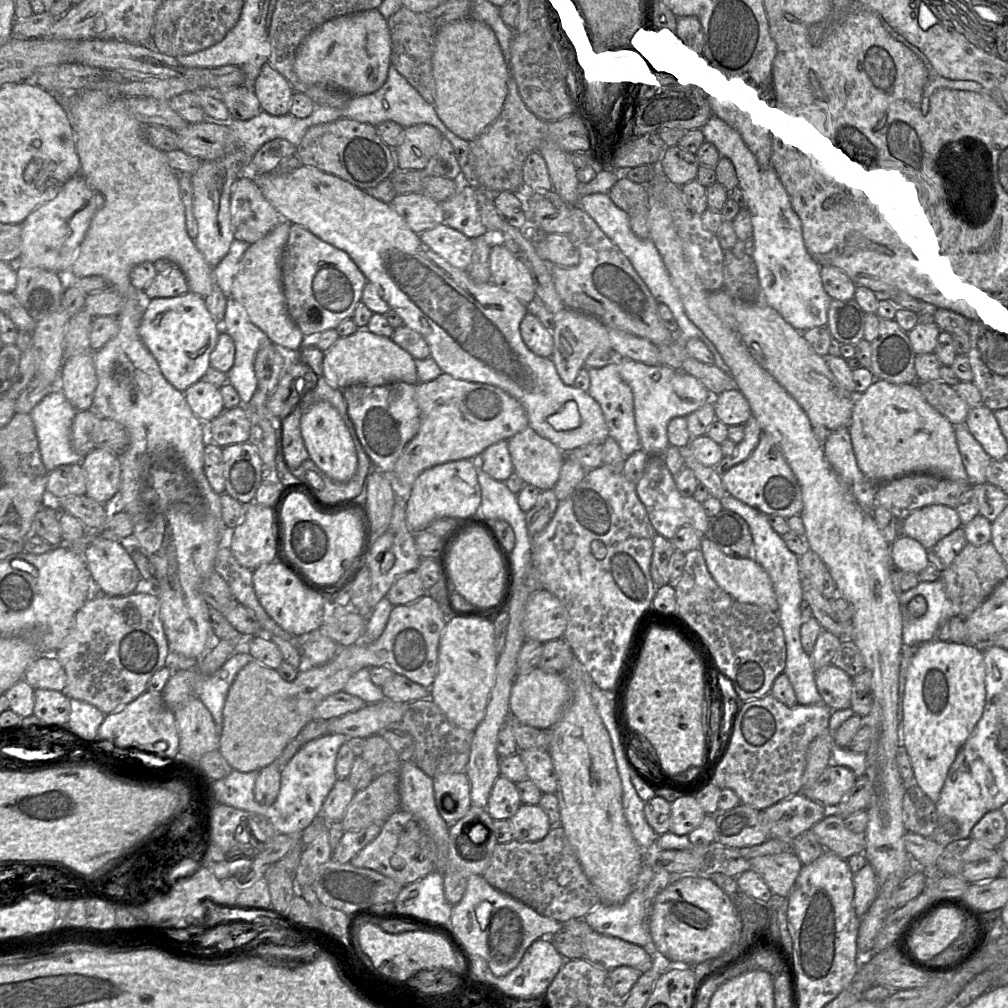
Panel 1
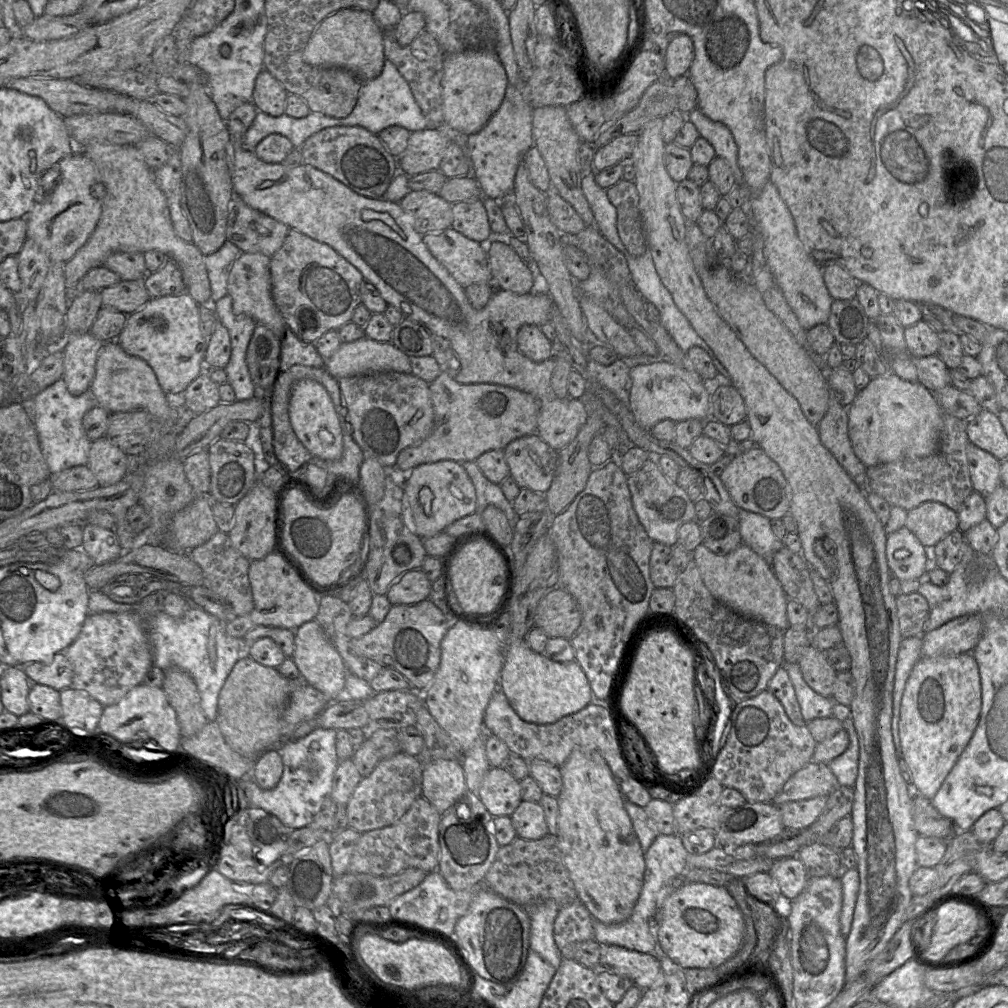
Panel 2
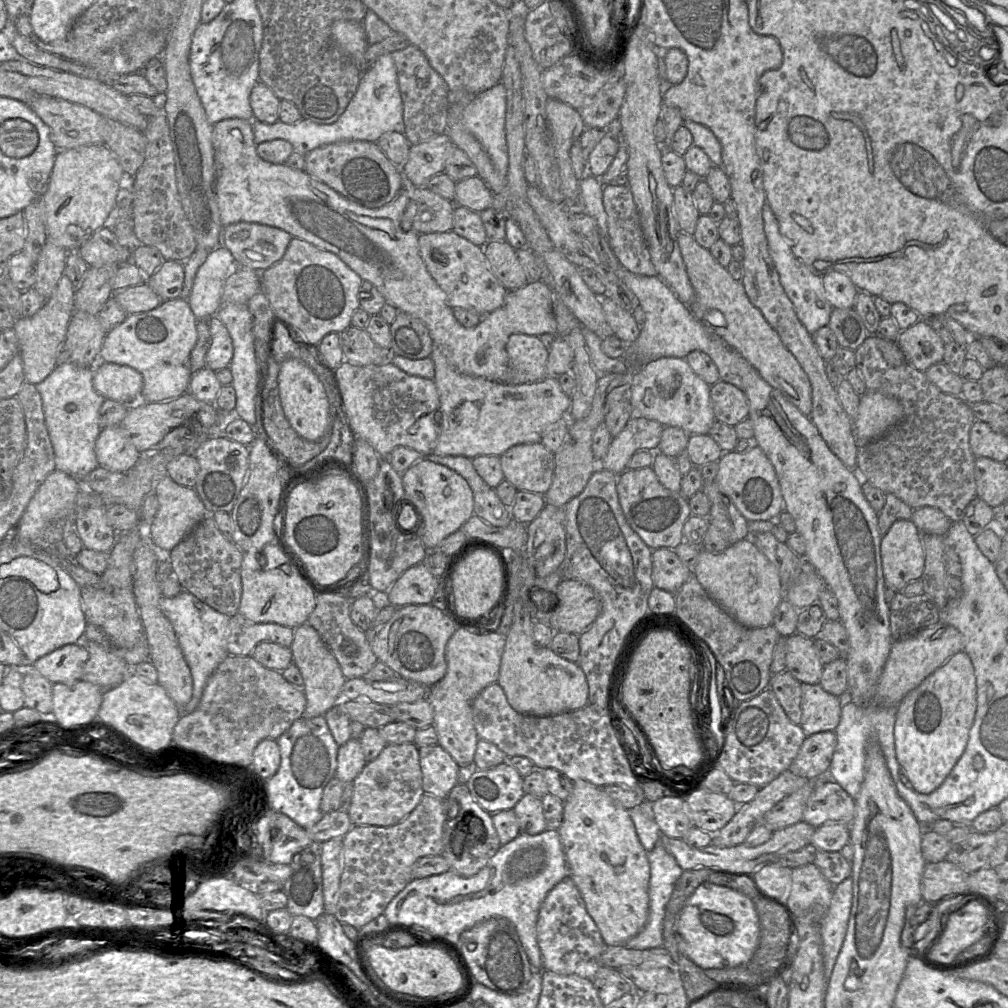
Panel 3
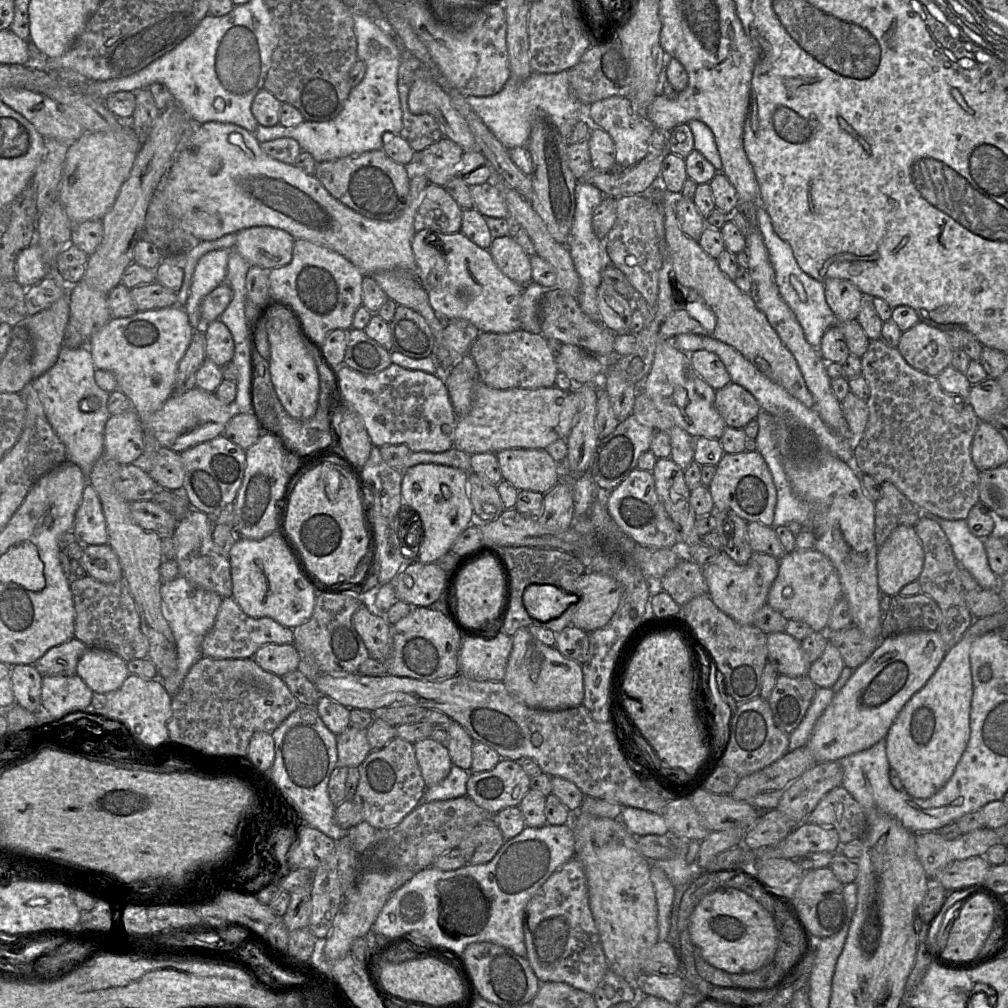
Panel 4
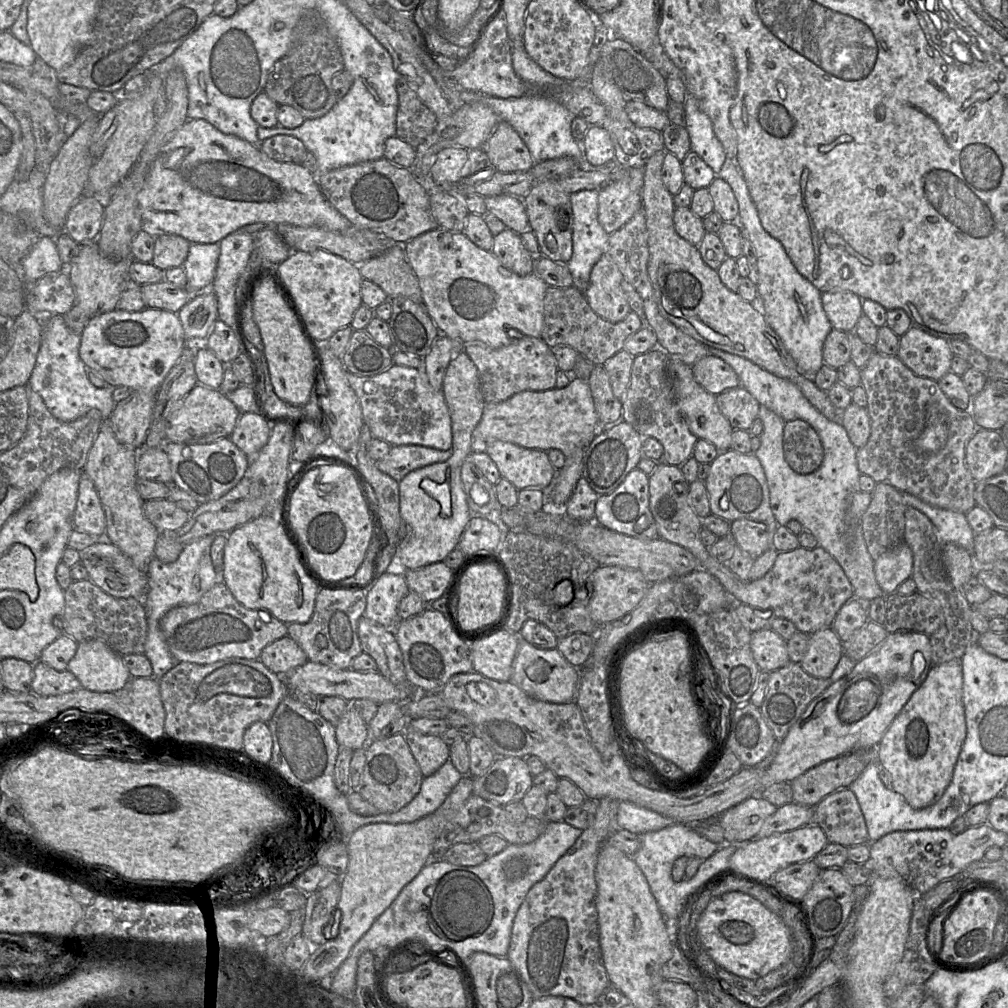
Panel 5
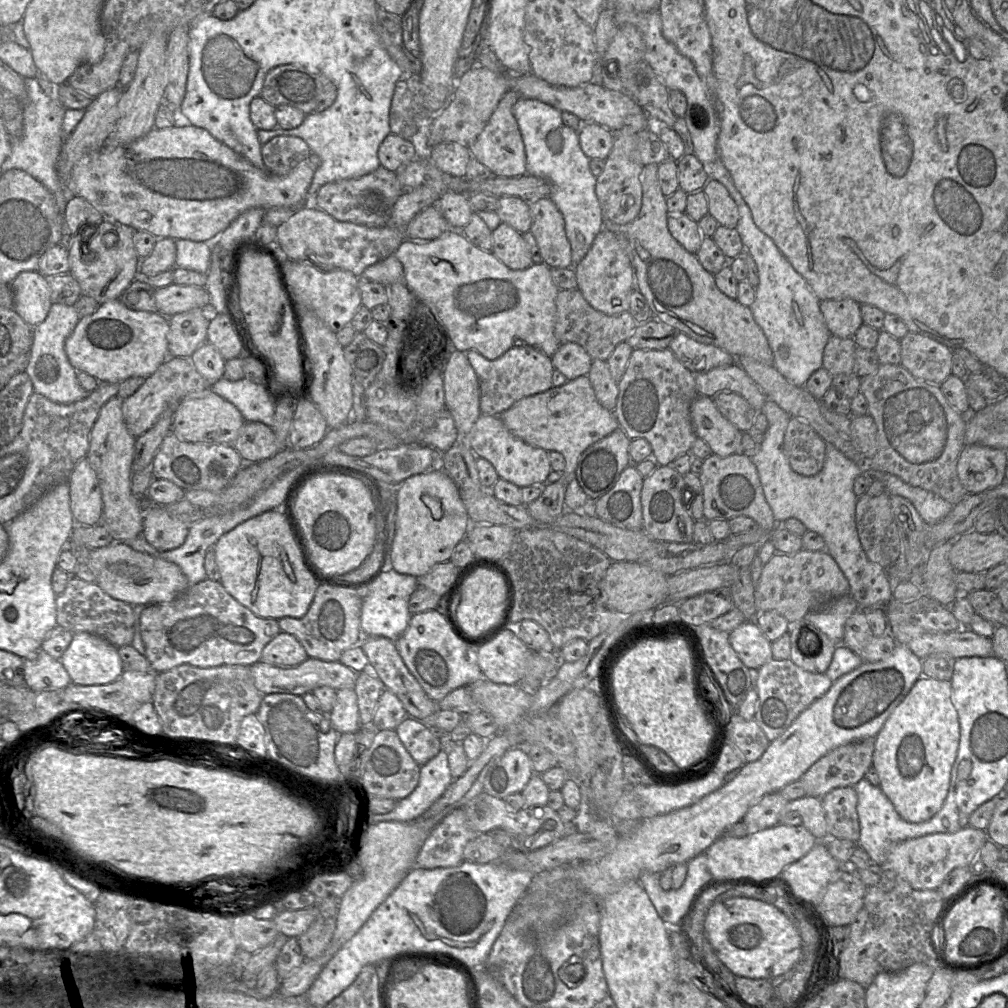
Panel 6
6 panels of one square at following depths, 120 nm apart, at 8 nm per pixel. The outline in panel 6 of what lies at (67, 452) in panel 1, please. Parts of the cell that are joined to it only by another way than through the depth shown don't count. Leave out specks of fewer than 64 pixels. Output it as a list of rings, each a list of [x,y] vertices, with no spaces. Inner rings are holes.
[[[53,303],[46,319],[34,327],[30,359],[25,372],[32,381],[34,392],[60,404],[82,400],[90,393],[79,384],[77,370],[71,365],[65,352],[65,341],[75,329],[79,319],[74,306]]]

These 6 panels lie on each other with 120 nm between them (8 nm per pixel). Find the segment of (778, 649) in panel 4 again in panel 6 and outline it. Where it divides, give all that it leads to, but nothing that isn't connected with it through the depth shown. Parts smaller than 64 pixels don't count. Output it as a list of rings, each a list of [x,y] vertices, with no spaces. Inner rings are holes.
[[[746,621],[729,633],[729,642],[743,664],[758,670],[772,658],[772,643],[763,635],[755,621]]]

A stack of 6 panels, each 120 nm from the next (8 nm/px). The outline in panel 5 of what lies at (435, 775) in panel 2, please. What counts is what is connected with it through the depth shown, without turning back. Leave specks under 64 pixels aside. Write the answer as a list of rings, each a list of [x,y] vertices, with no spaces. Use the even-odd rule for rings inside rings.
[[[405,729],[403,734],[423,777],[435,773],[449,759],[449,746],[440,736],[425,735],[410,729]]]

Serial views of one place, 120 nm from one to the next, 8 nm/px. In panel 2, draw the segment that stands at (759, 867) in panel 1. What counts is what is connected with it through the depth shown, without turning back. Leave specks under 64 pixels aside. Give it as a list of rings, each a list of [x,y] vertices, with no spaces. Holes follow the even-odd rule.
[[[798,857],[775,860],[769,874],[779,885],[781,895],[789,901],[803,892],[809,880],[808,872]]]

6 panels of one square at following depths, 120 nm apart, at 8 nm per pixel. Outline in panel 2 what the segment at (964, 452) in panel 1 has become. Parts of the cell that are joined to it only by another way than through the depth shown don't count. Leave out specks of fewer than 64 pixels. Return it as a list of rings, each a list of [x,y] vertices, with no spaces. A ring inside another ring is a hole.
[[[971,442],[966,447],[969,473],[974,491],[987,497],[1001,485],[1002,461]]]

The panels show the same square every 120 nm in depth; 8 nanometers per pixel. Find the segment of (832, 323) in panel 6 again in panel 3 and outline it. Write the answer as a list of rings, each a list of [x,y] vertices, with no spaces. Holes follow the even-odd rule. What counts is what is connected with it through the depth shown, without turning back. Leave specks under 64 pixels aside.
[[[832,271],[822,277],[825,297],[833,308],[846,309],[855,304],[858,288],[842,272]]]

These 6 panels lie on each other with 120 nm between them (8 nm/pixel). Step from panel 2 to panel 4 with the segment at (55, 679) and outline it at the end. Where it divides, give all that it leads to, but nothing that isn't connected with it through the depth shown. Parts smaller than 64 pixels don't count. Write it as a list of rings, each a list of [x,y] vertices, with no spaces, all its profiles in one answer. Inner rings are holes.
[[[73,637],[50,648],[33,665],[42,676],[73,676],[76,674],[78,661],[87,648],[84,643]]]

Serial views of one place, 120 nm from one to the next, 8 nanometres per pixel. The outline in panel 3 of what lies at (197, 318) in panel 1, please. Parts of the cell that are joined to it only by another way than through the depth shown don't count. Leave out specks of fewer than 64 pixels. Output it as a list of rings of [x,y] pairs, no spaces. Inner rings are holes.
[[[186,299],[162,301],[152,310],[128,315],[121,324],[108,331],[100,360],[137,370],[143,377],[141,399],[144,402],[175,399],[188,393],[192,377],[190,354],[197,340],[196,326],[197,319]]]

